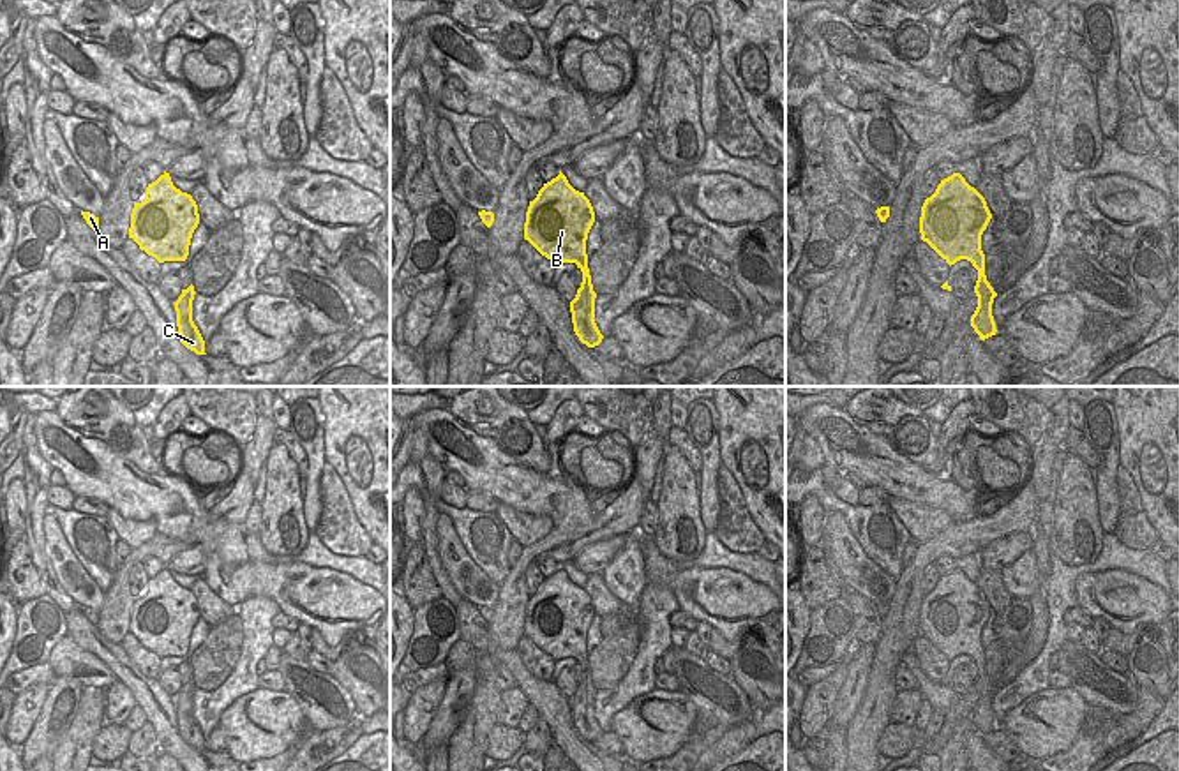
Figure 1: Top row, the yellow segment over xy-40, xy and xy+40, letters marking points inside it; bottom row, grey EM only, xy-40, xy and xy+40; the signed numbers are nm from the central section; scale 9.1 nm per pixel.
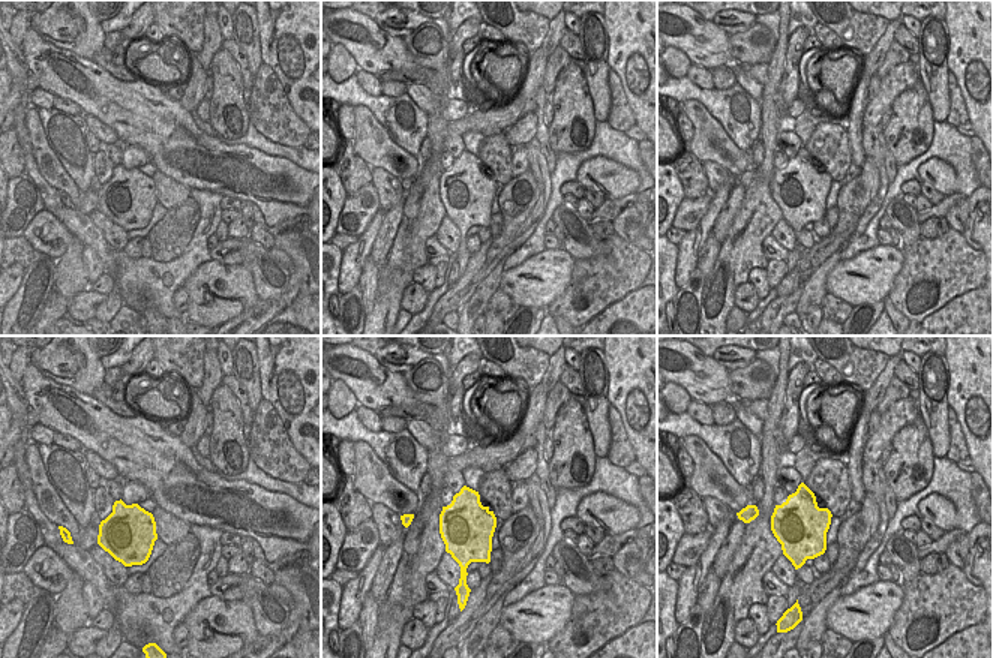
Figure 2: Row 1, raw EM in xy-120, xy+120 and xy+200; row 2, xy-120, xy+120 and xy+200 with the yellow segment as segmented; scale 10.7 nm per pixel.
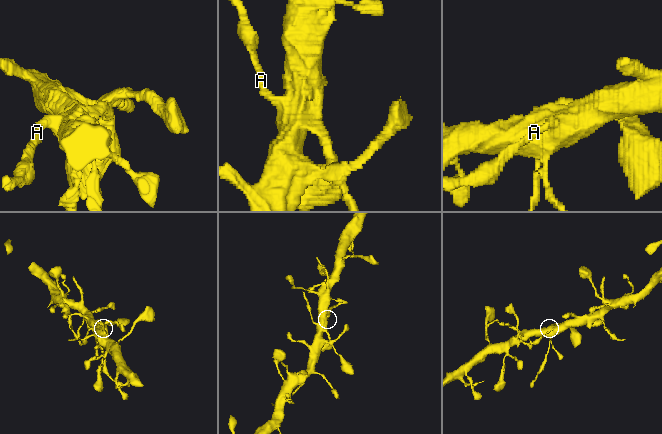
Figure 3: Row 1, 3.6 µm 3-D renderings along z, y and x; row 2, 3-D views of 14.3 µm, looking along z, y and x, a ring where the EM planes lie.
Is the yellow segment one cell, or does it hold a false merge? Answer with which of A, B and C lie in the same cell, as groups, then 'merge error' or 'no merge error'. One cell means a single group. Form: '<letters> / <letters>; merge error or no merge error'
A B / C; merge error

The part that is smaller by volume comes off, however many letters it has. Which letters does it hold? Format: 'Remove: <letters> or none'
Remove: C

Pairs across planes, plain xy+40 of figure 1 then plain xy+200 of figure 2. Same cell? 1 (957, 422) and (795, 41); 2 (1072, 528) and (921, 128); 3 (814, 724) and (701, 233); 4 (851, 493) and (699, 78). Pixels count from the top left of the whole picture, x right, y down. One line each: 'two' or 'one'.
1: one
2: one
3: one
4: one

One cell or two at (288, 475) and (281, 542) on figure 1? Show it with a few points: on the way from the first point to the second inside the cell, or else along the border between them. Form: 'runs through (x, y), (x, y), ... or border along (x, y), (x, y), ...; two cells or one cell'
runs through (283, 491), (283, 526); one cell

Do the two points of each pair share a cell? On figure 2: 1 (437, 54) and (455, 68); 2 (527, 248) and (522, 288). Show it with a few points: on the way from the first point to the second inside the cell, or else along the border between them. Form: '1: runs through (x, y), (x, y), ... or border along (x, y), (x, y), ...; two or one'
1: border along (447, 44), (449, 63); two
2: border along (545, 248), (504, 272); two

